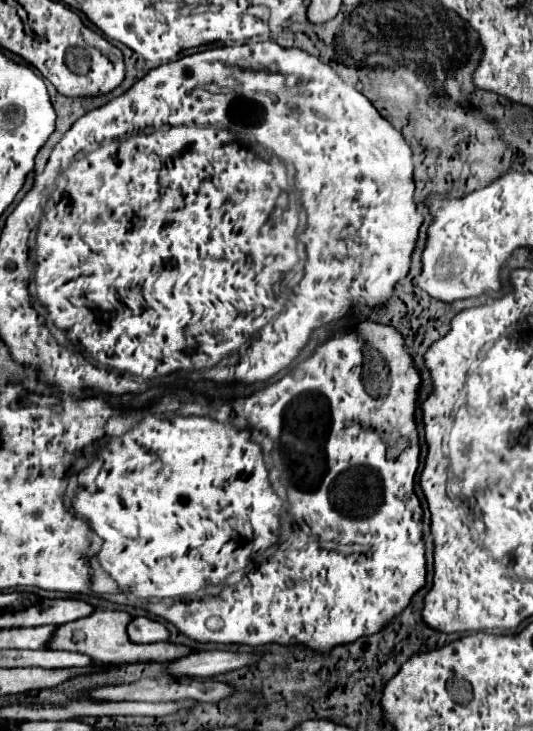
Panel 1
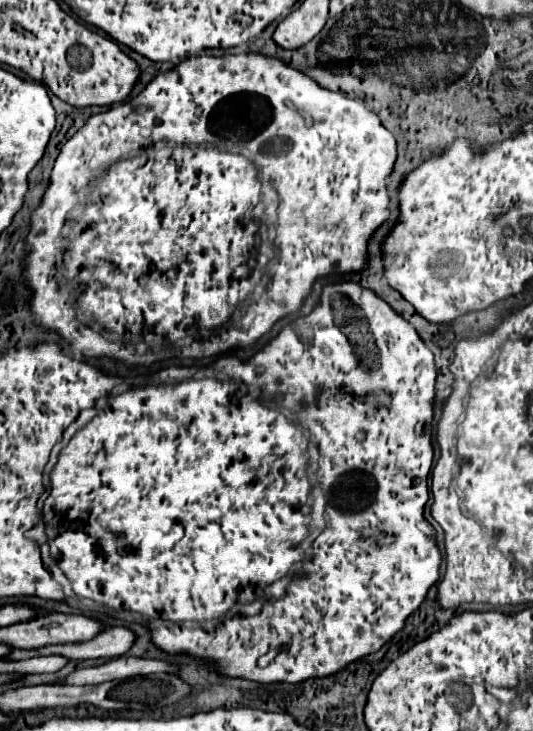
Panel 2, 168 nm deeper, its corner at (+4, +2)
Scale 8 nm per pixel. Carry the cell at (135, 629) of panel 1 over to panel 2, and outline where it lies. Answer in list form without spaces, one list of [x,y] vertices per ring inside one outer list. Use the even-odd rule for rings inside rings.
[[[115,626],[115,628],[105,628],[101,630],[95,638],[85,640],[85,642],[67,642],[67,644],[51,644],[51,646],[41,646],[33,650],[21,650],[13,648],[3,660],[25,660],[25,658],[35,658],[35,656],[51,656],[59,654],[65,656],[67,660],[85,660],[85,658],[117,658],[123,656],[135,642],[135,634],[127,628]]]

